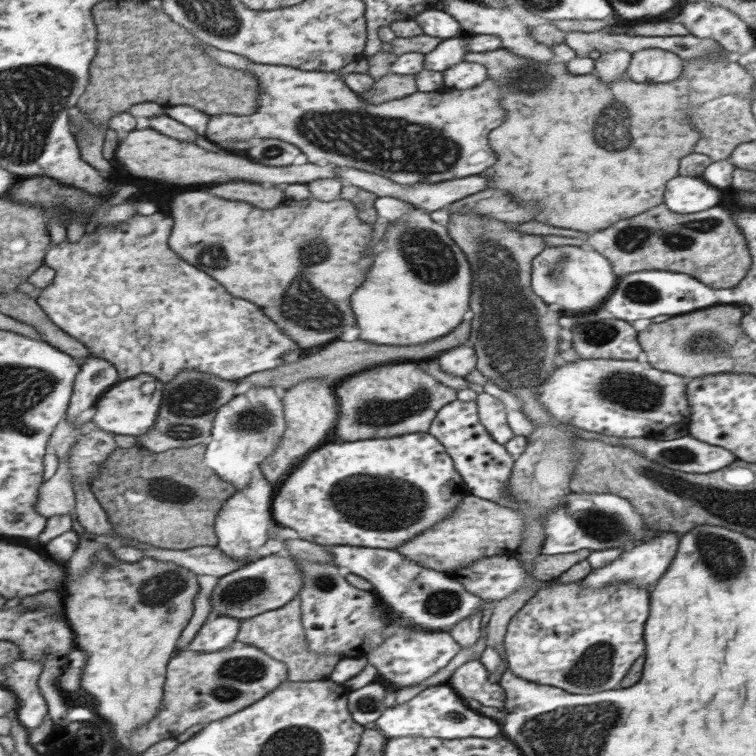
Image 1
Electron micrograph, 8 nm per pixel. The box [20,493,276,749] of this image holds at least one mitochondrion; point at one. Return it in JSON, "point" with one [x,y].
{"point":[230,676]}

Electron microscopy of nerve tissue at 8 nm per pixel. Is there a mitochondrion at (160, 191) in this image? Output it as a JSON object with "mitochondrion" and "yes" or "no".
{"mitochondrion":"no"}

